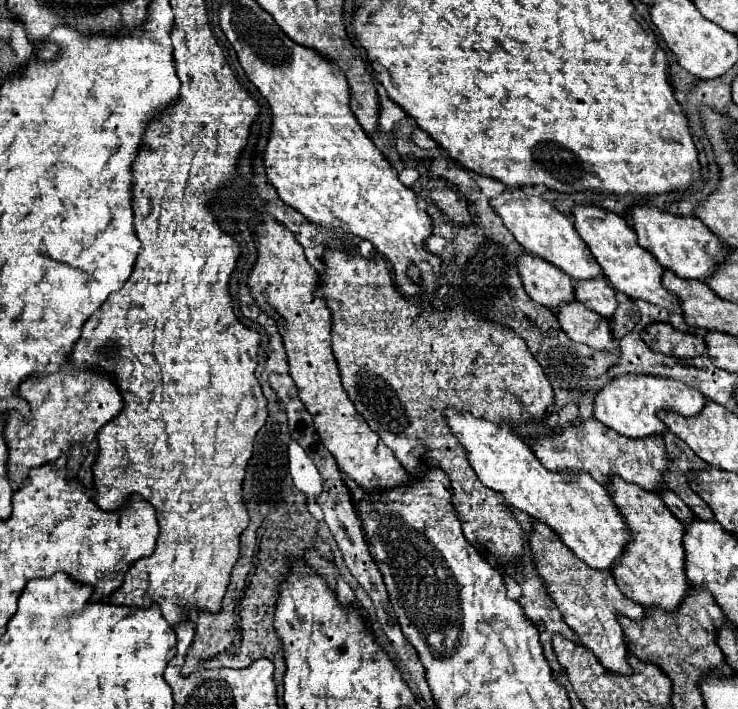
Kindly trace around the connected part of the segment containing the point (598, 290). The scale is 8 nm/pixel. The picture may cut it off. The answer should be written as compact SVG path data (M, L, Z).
M607 279L597 281L577 281L575 283L575 297L587 309L599 313L605 319L611 319L617 309L615 289L609 285Z

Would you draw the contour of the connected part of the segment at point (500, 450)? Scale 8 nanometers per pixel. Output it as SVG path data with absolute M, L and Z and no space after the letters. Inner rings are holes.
M447 411L447 423L449 423L451 431L463 443L463 447L467 451L467 459L485 487L503 493L505 501L511 507L517 507L517 509L529 513L533 519L551 527L561 537L561 541L579 559L583 559L591 569L607 571L607 573L613 571L615 561L625 553L625 549L629 545L631 531L625 525L625 517L621 515L621 511L613 503L613 497L609 495L609 491L603 485L593 481L593 477L585 477L583 473L581 473L581 477L565 477L565 473L549 473L541 465L541 461L535 457L535 453L529 449L529 445L525 445L525 441L521 441L511 431L509 425L495 425L485 419L473 417L471 413L457 413L457 411Z

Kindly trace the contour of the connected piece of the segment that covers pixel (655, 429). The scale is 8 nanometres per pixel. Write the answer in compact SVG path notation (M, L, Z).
M627 373L599 391L599 395L595 397L595 419L611 427L619 435L625 435L629 439L643 439L649 435L665 433L665 423L657 415L659 411L673 411L683 417L695 417L703 411L705 403L705 395L685 383L665 377Z

